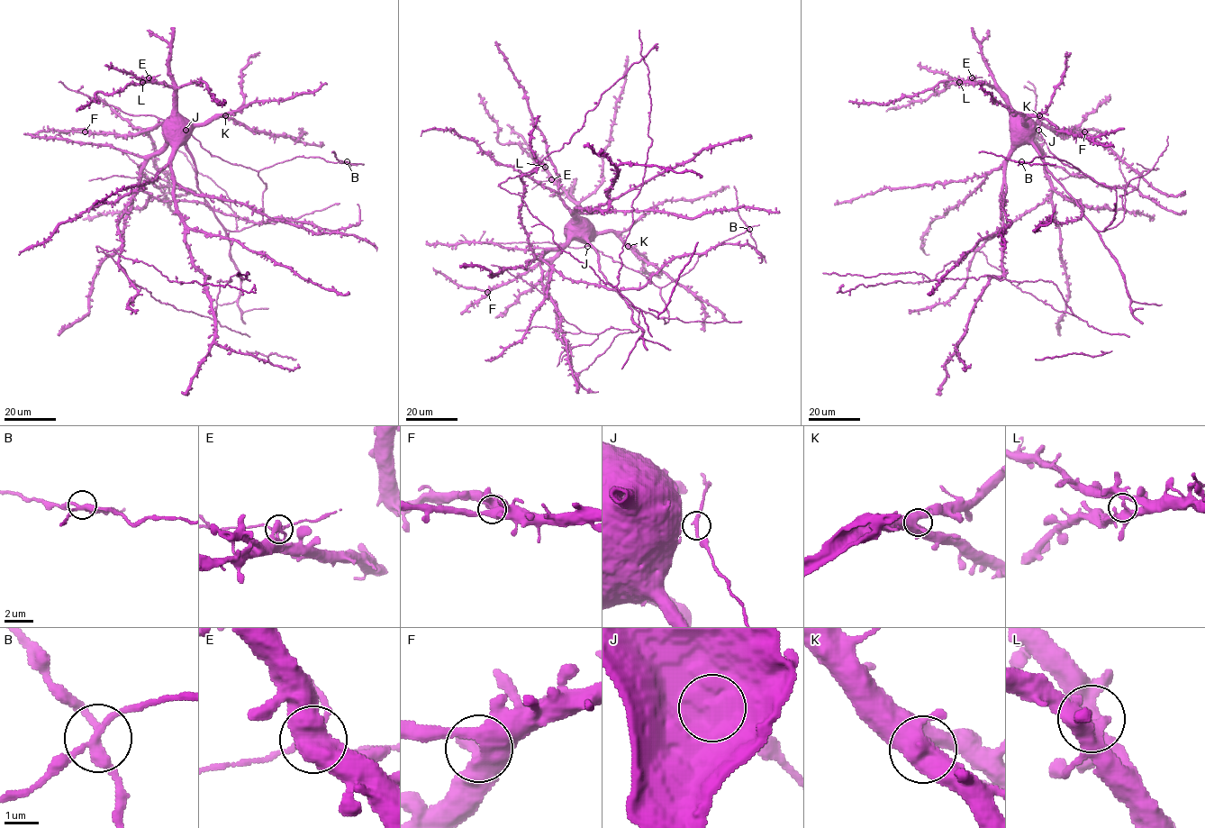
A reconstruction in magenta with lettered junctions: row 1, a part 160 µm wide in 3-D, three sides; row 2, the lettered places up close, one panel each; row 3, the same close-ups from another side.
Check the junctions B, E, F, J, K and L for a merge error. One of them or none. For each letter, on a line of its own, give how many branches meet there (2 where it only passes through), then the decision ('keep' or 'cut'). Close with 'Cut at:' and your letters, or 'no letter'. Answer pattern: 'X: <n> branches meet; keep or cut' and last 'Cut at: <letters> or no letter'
B: 4 branches meet; keep
E: 4 branches meet; cut
F: 4 branches meet; keep
J: 3 branches meet; keep
K: 4 branches meet; keep
L: 5 branches meet; keep
Cut at: E

